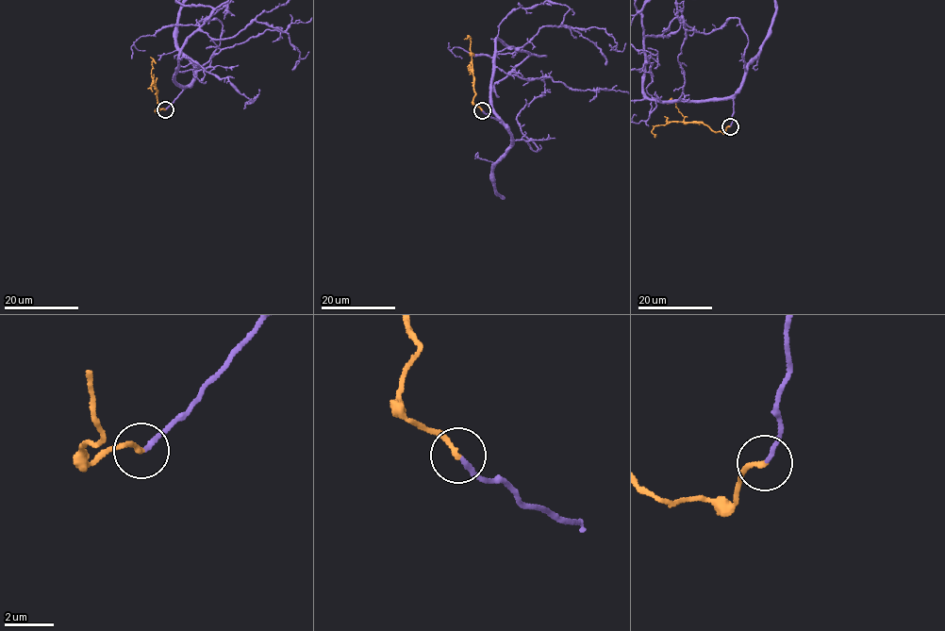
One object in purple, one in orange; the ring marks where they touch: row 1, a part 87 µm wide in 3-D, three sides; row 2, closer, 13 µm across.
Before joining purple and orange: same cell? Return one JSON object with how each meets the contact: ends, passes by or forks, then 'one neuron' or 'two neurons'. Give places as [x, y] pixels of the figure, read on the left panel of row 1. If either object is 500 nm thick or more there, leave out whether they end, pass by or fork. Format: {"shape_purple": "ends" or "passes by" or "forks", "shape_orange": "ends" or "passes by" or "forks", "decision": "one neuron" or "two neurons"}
{"shape_purple": "ends", "shape_orange": "ends", "decision": "one neuron"}

